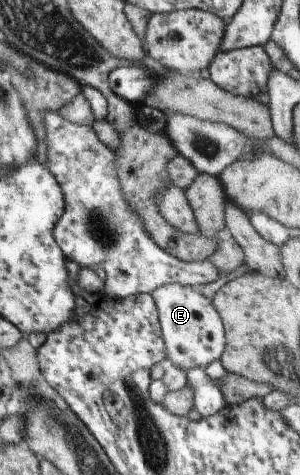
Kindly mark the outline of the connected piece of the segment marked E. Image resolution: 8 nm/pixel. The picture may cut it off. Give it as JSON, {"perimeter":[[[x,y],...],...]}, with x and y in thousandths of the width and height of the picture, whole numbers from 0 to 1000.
{"perimeter":[[[557,596],[500,615],[527,653],[527,676],[553,733],[550,760],[570,760],[603,779],[637,773],[687,773],[747,741],[753,716],[737,667],[710,638],[673,623],[660,606]]]}

